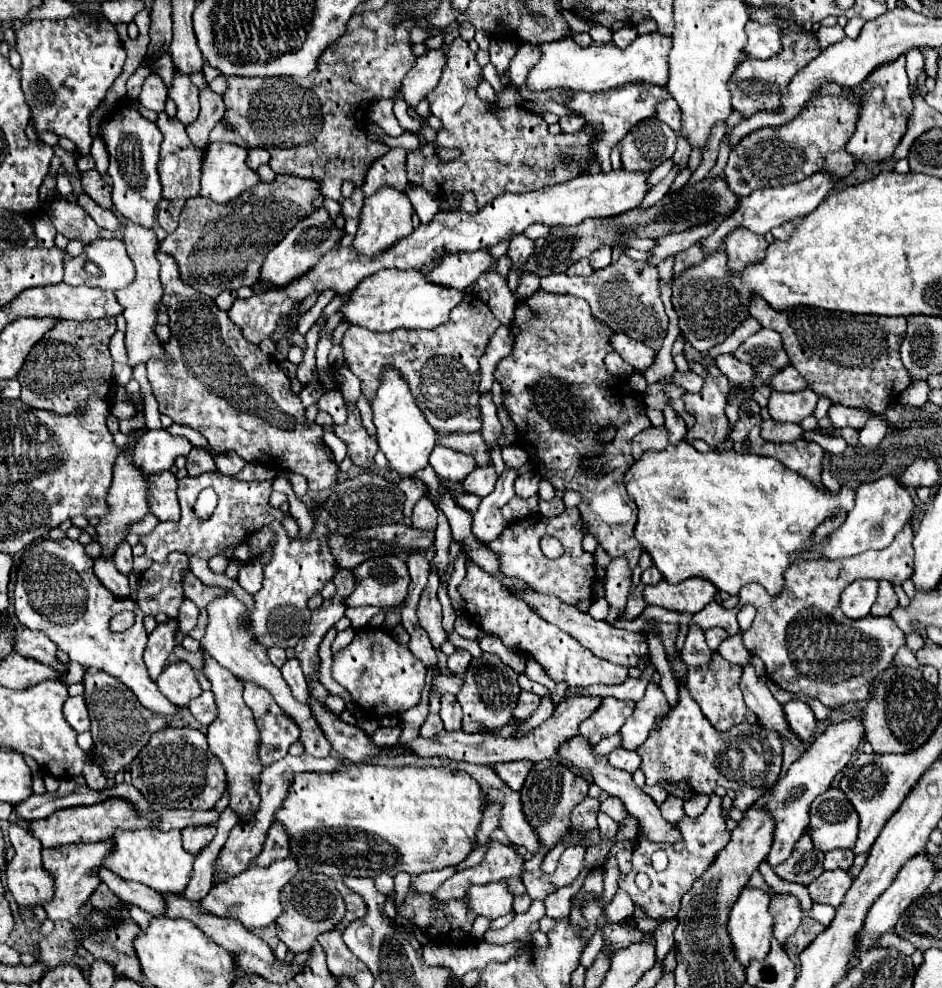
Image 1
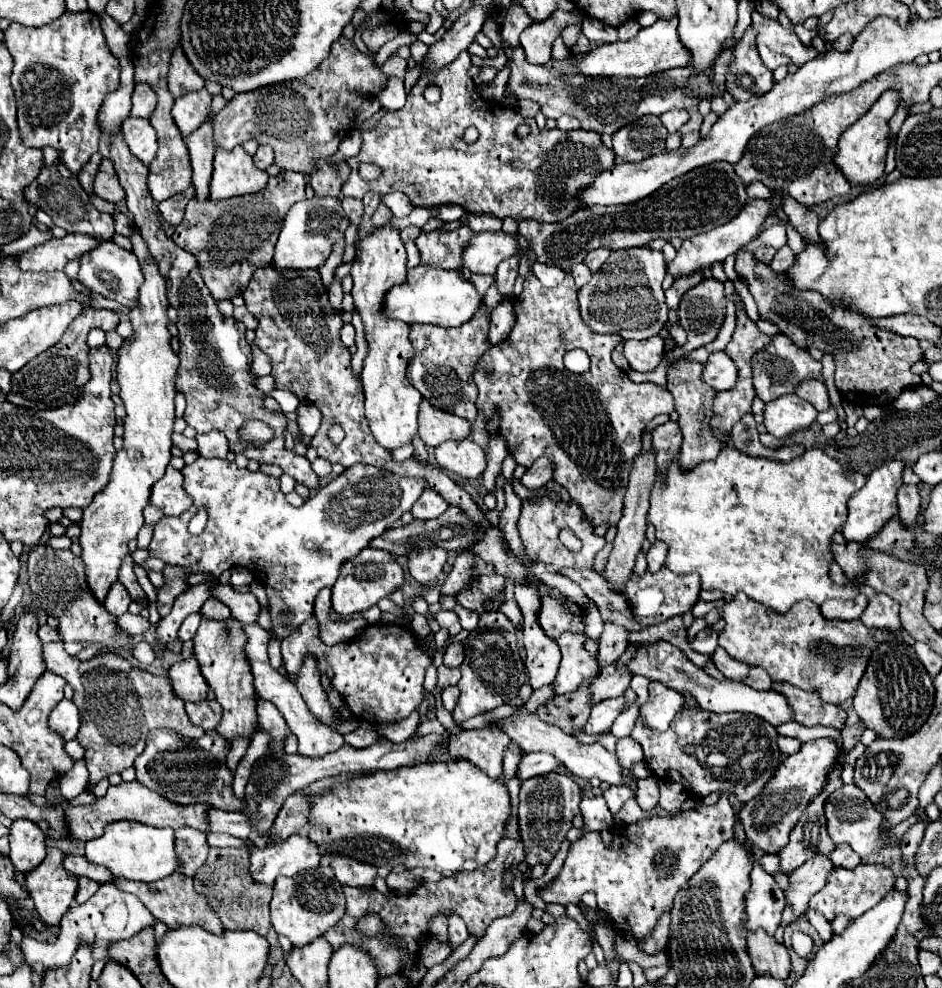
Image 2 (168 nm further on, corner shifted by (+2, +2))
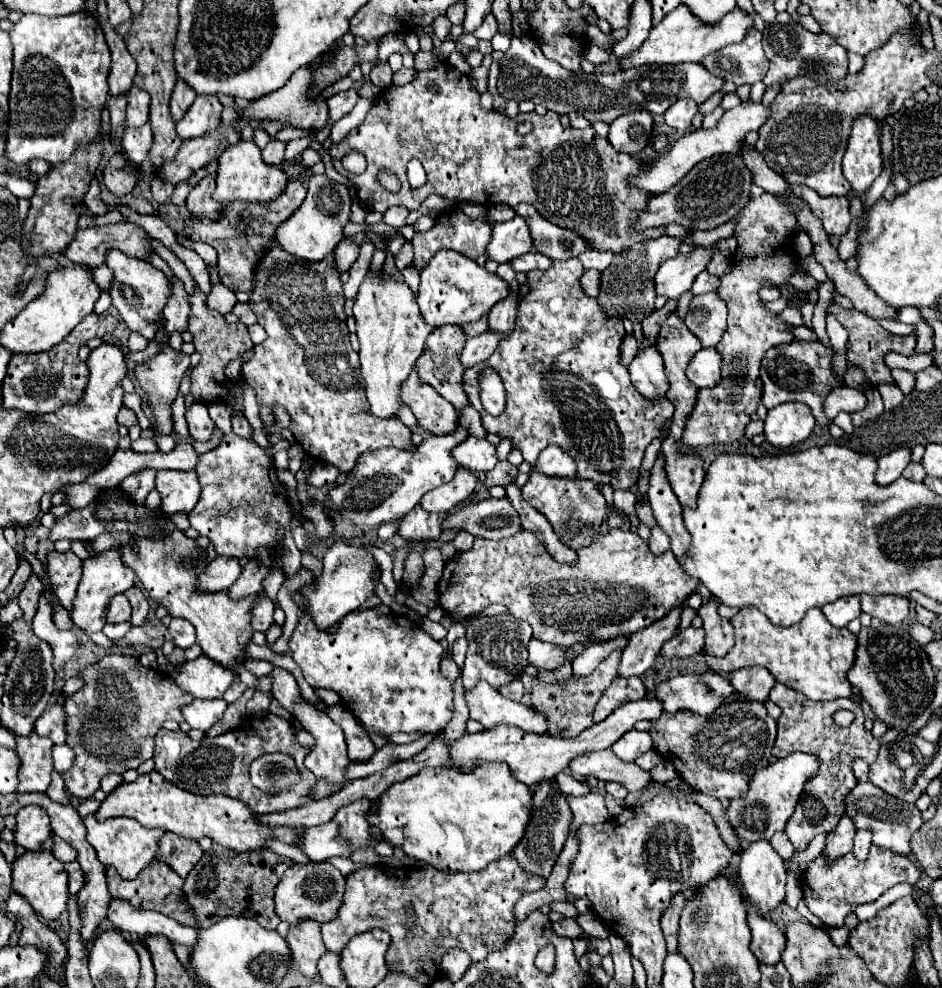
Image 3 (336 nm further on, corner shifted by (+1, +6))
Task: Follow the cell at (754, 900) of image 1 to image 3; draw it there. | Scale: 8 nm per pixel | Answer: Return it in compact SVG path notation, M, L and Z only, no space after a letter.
M770 841L750 843L740 853L740 885L762 917L770 917L772 909L784 901L786 869Z

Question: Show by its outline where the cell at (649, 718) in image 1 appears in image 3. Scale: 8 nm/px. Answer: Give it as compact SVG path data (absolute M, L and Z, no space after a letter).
M706 671L700 675L678 675L662 681L656 685L656 693L668 713L688 709L698 715L712 715L718 707L722 707L724 699L736 693L736 689L730 679Z

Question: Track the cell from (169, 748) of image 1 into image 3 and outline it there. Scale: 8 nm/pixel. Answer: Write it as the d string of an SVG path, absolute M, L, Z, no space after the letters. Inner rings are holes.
M266 713L264 717L252 715L238 729L232 729L218 737L204 737L202 741L192 741L182 731L160 729L156 735L154 761L156 761L156 771L162 773L168 781L172 781L180 789L186 789L196 795L224 793L228 797L248 803L250 809L254 809L256 813L276 813L276 811L296 809L296 807L302 807L302 805L308 805L314 801L312 791L314 791L318 779L312 773L308 773L308 769L304 767L306 755L308 755L308 749L296 741L294 727L290 725L290 721L286 721L274 713ZM266 753L290 755L296 761L300 781L294 783L290 789L276 791L276 793L260 791L258 787L254 787L250 783L250 775L248 775L250 763L256 757L266 755Z

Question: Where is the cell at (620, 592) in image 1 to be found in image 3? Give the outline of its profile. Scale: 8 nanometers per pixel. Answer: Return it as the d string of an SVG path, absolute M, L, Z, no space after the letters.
M614 651L608 659L604 659L590 675L586 677L568 677L566 683L554 681L550 685L544 685L538 677L532 679L532 689L530 689L530 705L540 711L546 717L548 723L548 733L552 737L576 737L584 729L592 727L592 713L602 697L602 693L610 687L612 679L618 675L618 665L620 665L620 651Z

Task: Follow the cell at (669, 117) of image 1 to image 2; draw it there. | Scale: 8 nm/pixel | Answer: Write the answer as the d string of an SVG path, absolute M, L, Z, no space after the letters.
M677 109L677 111L667 111L661 115L663 125L667 127L669 133L675 133L681 125L685 125L689 121L689 113L685 109Z

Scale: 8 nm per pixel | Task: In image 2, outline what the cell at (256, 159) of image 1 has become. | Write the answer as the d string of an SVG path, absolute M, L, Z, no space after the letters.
M261 145L261 147L257 149L257 153L253 155L253 163L255 163L255 167L259 167L259 169L267 169L267 167L273 163L273 149L271 149L269 145Z

